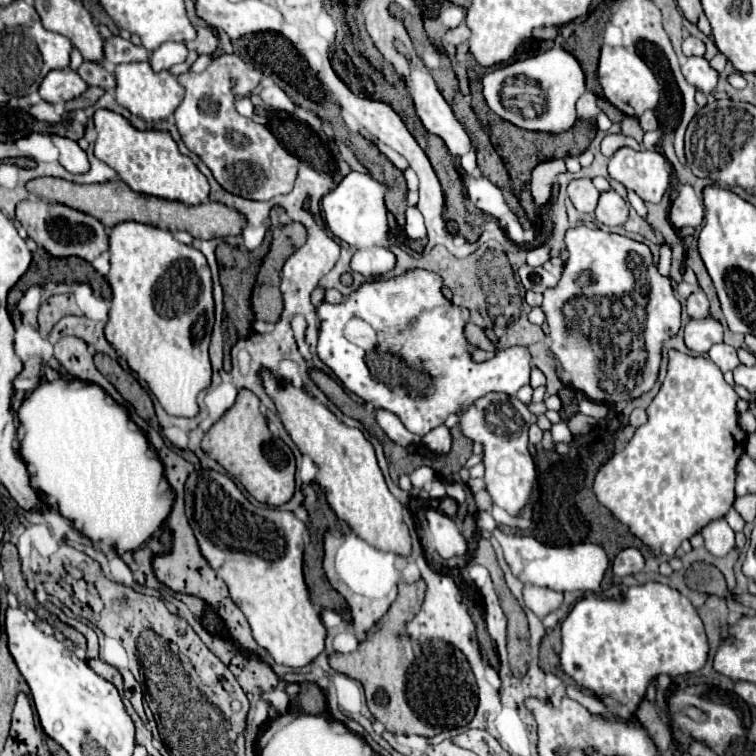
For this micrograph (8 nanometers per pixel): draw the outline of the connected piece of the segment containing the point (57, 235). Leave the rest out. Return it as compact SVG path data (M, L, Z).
M23 200L17 204L17 220L27 230L29 238L33 238L39 246L43 246L51 256L79 256L87 262L97 258L101 252L107 250L107 234L103 224L79 210L73 210L63 204L47 204L43 208L33 206L33 202Z

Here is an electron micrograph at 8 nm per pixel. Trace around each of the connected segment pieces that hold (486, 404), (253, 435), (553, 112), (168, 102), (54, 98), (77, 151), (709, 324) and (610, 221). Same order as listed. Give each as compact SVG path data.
M487 394L479 398L473 406L469 406L461 414L459 428L461 432L475 440L483 442L483 464L485 464L485 476L483 482L487 484L487 492L493 498L493 504L501 506L509 514L517 516L521 508L527 504L531 496L531 488L535 484L535 464L527 450L527 430L531 424L531 412L525 408L523 402L513 400L505 394Z
M239 390L233 408L227 410L203 436L201 448L237 478L255 500L269 506L281 506L291 500L295 490L293 452L281 438L269 432L267 420L259 412L259 398L253 392Z
M553 46L543 54L489 70L483 78L483 96L497 116L523 130L539 130L551 134L569 130L573 126L577 120L575 102L583 92L583 70L575 56L561 46Z
M149 62L119 64L115 68L115 78L117 78L117 102L125 106L131 114L137 114L143 120L169 118L185 94L183 86L177 82L177 78L169 70L155 72L151 70Z
M69 68L65 70L51 70L45 80L39 86L39 96L49 102L49 104L57 104L57 102L67 102L73 98L79 98L81 94L85 94L89 86L81 80L81 76Z
M51 136L55 146L59 148L59 162L63 164L65 170L73 172L73 174L83 174L89 168L87 162L87 154L79 148L79 144L71 138L63 138L63 136Z
M707 316L705 320L689 320L685 326L685 346L695 354L707 354L713 344L723 342L721 324Z
M613 188L605 190L599 196L595 218L605 226L623 226L629 218L629 206Z

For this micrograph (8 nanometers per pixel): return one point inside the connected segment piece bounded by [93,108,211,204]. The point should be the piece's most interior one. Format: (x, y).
(149, 161)

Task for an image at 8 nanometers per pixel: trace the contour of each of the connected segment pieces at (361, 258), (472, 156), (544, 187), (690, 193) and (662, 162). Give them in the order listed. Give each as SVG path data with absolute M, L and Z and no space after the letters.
M351 170L341 180L341 188L331 190L321 200L327 228L333 232L333 236L337 236L339 240L343 240L345 244L355 248L351 268L361 272L367 278L377 278L381 274L387 274L395 266L395 256L381 244L383 240L389 238L387 208L383 202L383 192L385 190L377 180Z
M472 149L467 154L461 156L460 164L467 174L473 174L477 168L477 158L475 151Z
M564 159L545 160L535 166L531 174L531 195L537 206L543 206L551 198L551 188L555 184L555 176L565 172Z
M681 184L679 186L679 196L673 200L671 210L669 210L669 220L675 228L683 226L693 226L697 228L703 222L703 200L695 194L691 184Z
M619 148L609 160L609 176L645 202L659 202L669 186L671 164L657 150Z

